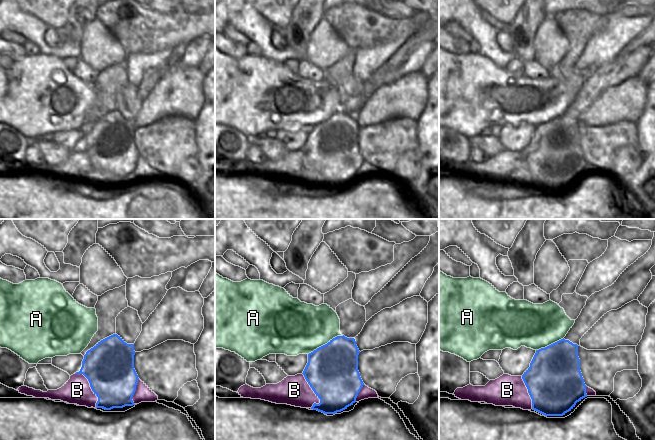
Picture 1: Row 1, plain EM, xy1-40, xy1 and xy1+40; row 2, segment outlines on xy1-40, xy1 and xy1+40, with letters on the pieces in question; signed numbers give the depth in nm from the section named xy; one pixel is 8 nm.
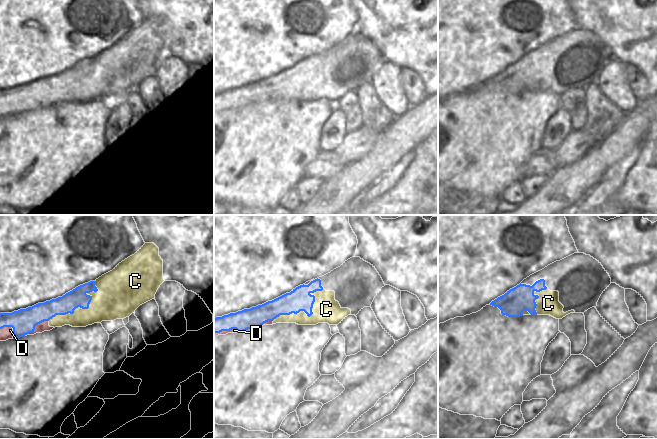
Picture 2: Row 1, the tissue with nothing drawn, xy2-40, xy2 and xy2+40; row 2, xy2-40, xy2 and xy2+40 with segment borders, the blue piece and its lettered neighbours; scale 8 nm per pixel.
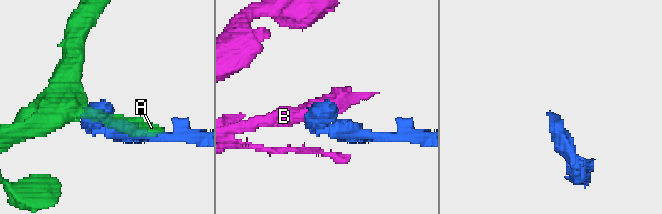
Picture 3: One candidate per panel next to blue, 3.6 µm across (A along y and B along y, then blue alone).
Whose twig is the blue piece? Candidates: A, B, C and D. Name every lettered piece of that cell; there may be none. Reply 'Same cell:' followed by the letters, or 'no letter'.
Same cell: no letter

